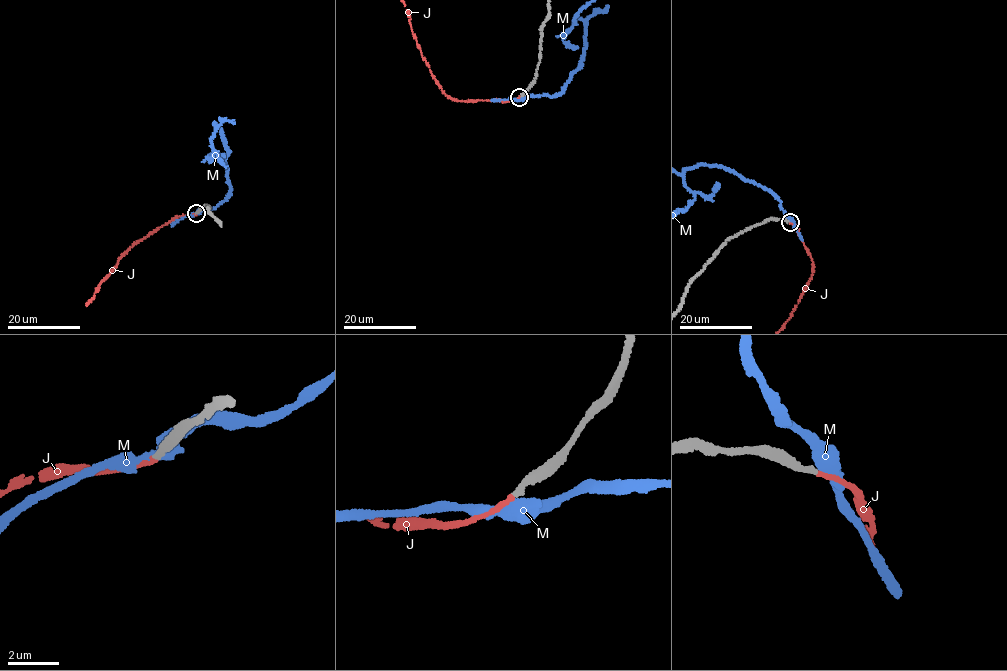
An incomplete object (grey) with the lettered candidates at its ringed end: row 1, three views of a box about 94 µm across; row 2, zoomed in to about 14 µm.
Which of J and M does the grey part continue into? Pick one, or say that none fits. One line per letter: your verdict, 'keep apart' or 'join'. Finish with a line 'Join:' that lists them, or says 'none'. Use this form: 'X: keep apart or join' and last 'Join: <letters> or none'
J: join
M: keep apart
Join: J

